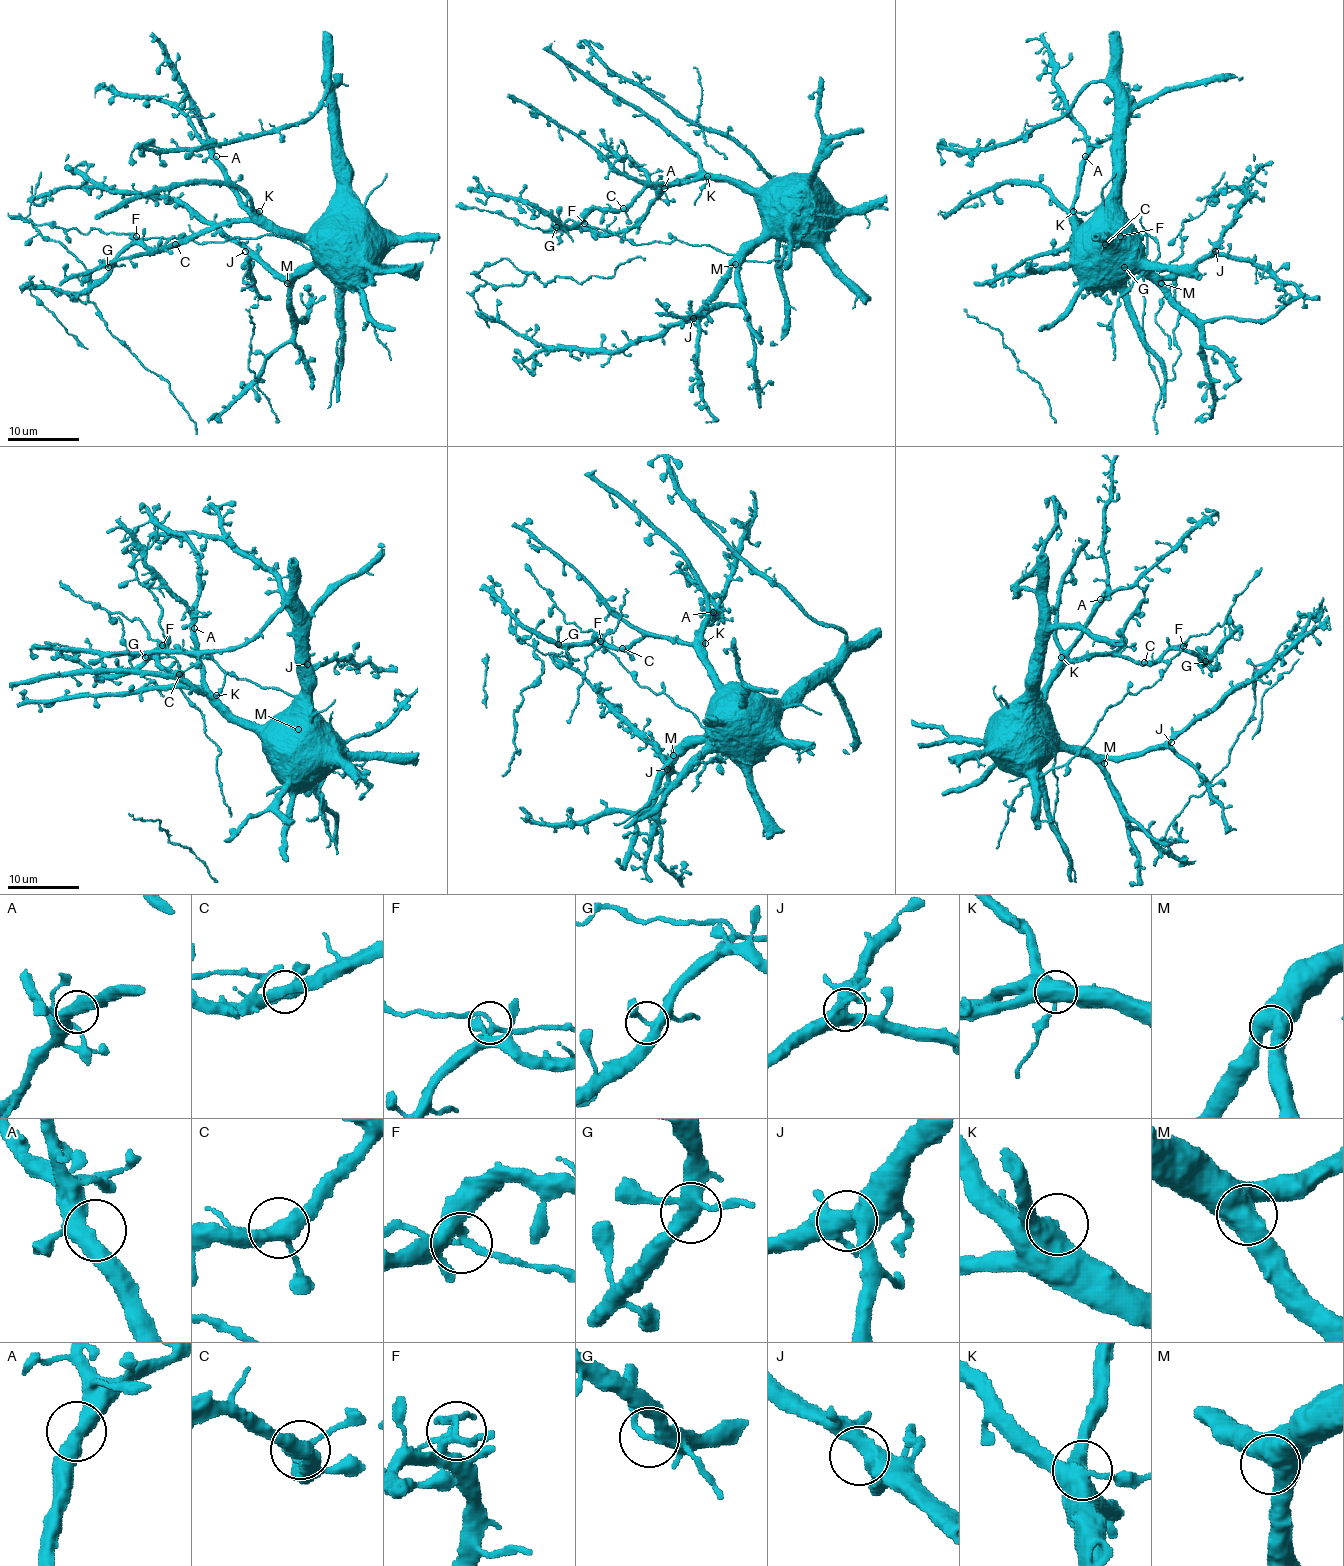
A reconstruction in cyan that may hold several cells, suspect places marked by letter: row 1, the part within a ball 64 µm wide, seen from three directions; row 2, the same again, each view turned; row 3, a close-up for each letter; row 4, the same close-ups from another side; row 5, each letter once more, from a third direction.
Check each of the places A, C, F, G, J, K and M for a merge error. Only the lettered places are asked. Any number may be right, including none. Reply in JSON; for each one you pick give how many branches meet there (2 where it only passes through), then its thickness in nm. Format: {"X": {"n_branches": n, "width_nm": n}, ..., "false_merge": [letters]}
{"F": {"n_branches": 3, "width_nm": 280}, "K": {"n_branches": 2, "width_nm": 500}, "false_merge": ["F", "K"]}

